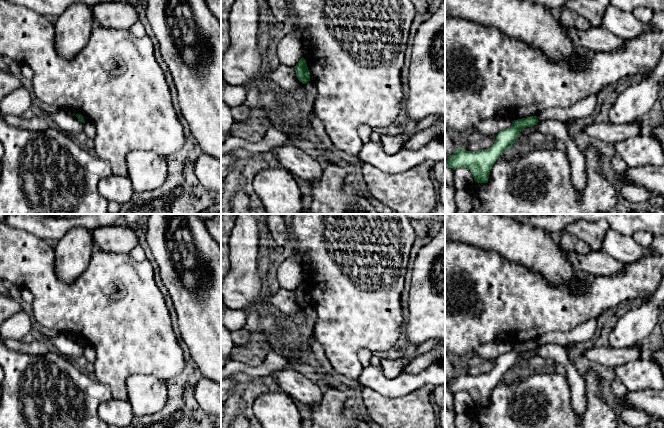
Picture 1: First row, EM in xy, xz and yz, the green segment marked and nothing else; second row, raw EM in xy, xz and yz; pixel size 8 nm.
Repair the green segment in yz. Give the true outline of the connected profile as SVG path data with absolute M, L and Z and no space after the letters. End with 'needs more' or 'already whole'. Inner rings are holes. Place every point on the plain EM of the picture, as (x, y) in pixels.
M537 340L514 344L509 352L498 357L496 365L489 373L473 376L458 371L451 380L445 383L445 389L453 394L465 391L471 395L475 406L487 407L491 391L501 377L512 371L522 353L537 349L538 346Z | already whole

